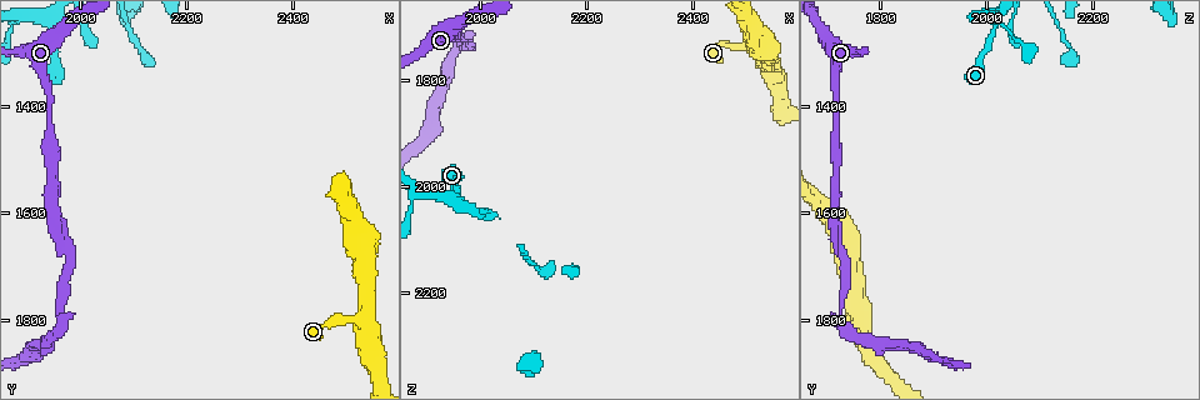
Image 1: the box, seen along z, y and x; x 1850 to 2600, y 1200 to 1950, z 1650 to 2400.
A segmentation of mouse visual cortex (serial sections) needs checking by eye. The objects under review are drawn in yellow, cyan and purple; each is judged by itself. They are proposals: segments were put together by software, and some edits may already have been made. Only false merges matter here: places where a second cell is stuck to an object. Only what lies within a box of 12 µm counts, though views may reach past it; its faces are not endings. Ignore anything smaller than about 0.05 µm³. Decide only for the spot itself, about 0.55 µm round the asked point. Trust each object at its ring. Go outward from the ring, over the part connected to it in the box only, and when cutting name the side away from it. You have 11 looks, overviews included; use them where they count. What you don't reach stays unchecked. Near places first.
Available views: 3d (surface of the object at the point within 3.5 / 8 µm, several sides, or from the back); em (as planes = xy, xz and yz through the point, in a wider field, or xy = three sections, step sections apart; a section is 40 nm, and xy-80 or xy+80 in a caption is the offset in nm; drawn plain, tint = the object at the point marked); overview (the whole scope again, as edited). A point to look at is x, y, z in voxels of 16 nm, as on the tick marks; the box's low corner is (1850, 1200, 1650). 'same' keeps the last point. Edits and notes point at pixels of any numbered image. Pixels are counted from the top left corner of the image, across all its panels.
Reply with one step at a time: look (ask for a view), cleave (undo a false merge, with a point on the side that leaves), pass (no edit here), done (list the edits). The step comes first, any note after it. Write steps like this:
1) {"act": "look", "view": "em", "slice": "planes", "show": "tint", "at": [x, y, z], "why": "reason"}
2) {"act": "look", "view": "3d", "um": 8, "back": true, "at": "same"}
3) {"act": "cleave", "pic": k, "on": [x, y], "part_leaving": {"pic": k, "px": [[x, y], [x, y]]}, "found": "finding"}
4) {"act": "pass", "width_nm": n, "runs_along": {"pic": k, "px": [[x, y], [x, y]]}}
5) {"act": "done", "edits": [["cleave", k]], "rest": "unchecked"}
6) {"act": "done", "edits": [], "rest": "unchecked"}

{"act": "look", "view": "3d", "um": 8, "at": [1950, 1255, 2015]}

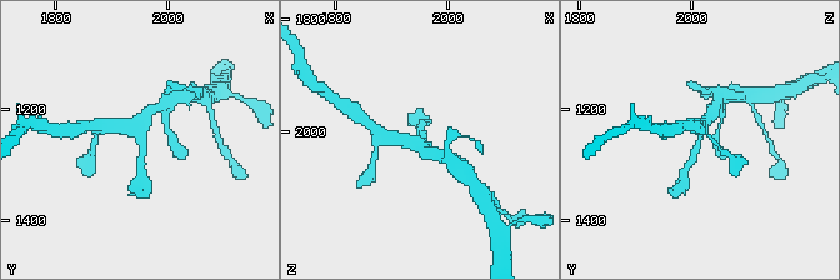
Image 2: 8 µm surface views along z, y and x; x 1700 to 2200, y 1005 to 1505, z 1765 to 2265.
{"act": "look", "view": "3d", "um": 3.5, "at": [1950, 1250, 2015]}

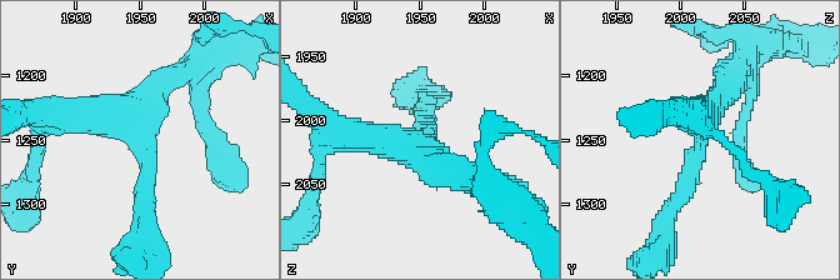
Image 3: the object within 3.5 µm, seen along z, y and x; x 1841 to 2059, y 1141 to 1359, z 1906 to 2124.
{"act": "look", "view": "em", "slice": "planes", "show": "tint", "at": [1954, 1252, 2018], "arms": 3, "arm_widths_nm": [250, 350, 400]}

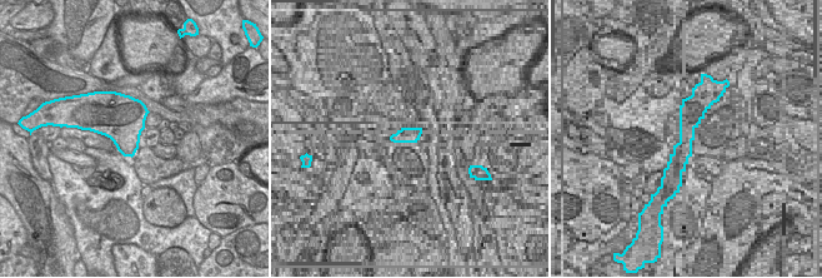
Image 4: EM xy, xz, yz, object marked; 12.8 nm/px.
{"act": "pass", "runs_along": {"pic": 3, "px": [[144, 215], [148, 146], [118, 116], [71, 120]]}, "found": "one cell here"}

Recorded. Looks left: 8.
{"act": "look", "view": "3d", "um": 3.5, "at": [1980, 1665, 1725], "why": "thin neck"}

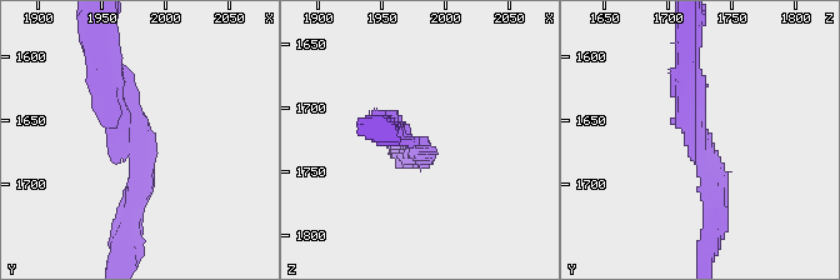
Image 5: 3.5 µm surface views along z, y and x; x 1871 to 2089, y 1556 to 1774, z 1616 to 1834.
{"act": "look", "view": "em", "slice": "planes", "show": "tint", "at": [1972, 1662, 1722], "arm_widths_nm": [300, 300], "why": "shape alone is not enough"}

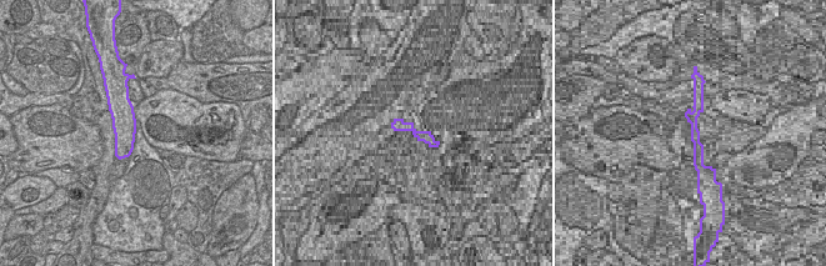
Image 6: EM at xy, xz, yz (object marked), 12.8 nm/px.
{"act": "pass", "runs_along": {"pic": 5, "px": [[685, 65], [718, 214]]}, "found": "all the same cell"}

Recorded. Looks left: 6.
{"act": "look", "view": "3d", "um": 3.5, "at": [1970, 1800, 1720], "why": "abrupt turn"}

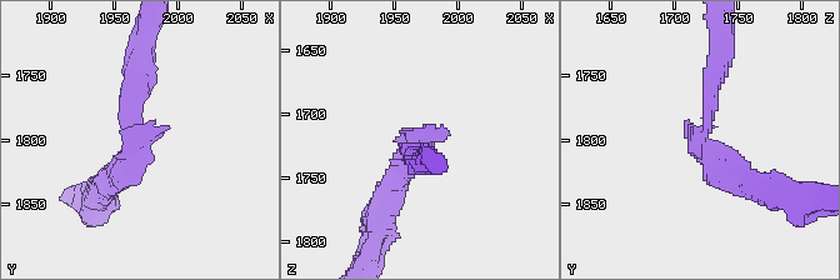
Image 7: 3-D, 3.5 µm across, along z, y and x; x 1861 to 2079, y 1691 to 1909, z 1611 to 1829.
{"act": "look", "view": "em", "slice": "xy", "step": 5, "show": "tint", "at": [1968, 1802, 1720], "arm_widths_nm": [300, 300], "why": "shape alone is not enough"}

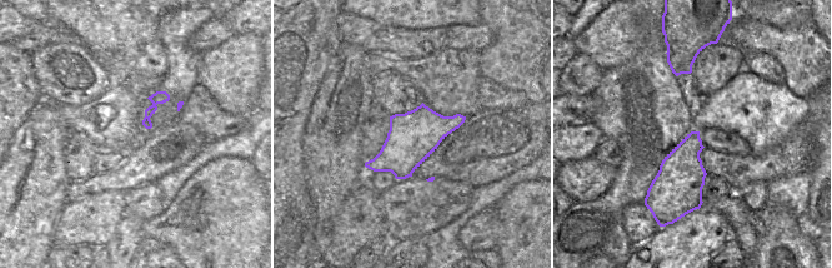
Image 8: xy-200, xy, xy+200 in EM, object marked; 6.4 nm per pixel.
{"act": "cleave", "pic": 7, "on": [123, 178], "part_leaving": {"pic": 7, "px": [[134, 134], [134, 160], [99, 191]]}, "found": "two cells meet here"}

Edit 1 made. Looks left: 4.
{"act": "look", "view": "3d", "um": 8, "at": [2520, 1795, 1755], "why": "branch point"}

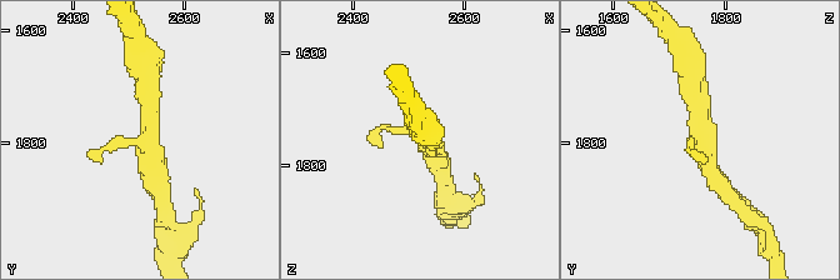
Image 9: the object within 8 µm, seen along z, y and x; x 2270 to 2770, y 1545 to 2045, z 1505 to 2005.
{"act": "look", "view": "em", "slice": "xy", "step": 2, "show": "tint", "at": [2515, 1795, 1745], "arms": 3, "arm_widths_nm": [250, 500, 500], "why": "shape alone is not enough"}

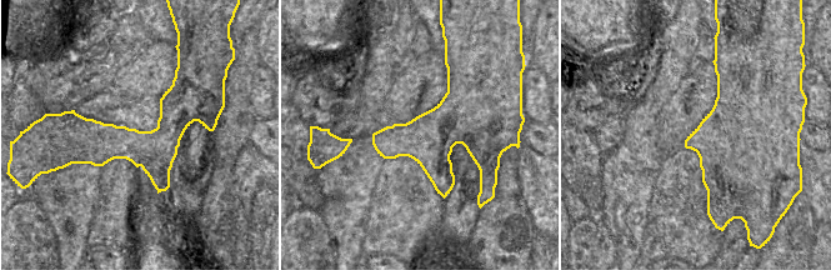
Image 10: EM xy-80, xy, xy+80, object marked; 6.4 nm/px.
{"act": "pass", "width_nm": 320, "runs_along": {"pic": 9, "px": [[106, 148], [145, 138], [150, 110]]}, "found": "one cell here"}

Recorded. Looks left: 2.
{"act": "done", "edits": [["cleave", 7]], "rest": "unchecked"}

